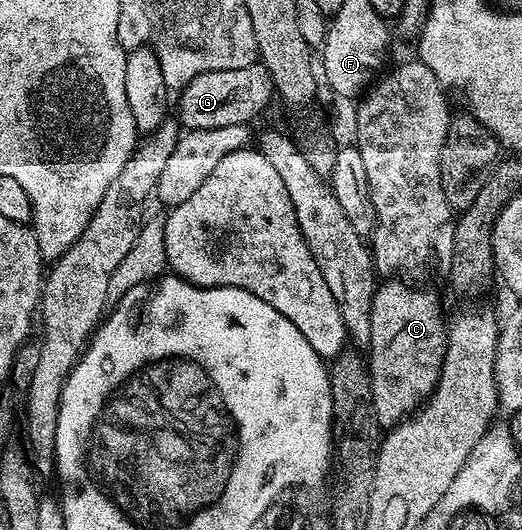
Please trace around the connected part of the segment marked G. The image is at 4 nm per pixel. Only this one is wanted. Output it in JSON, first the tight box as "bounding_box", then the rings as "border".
{"bounding_box":[177,61,275,130],"border":[[[261,61],[244,68],[228,68],[197,74],[187,86],[182,87],[178,98],[177,121],[186,130],[224,128],[228,124],[241,126],[253,123],[253,118],[275,97],[274,81]]]}

